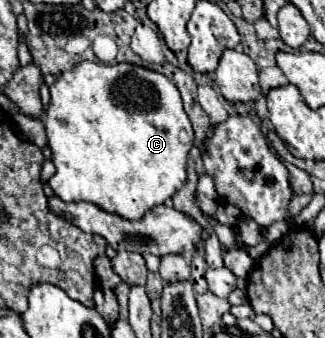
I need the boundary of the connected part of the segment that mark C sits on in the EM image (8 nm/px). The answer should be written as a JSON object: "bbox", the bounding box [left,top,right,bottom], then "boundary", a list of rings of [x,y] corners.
{"bbox":[45,61,193,219],"boundary":[[[79,61],[77,67],[63,71],[51,85],[51,103],[45,111],[45,133],[57,169],[49,185],[63,201],[87,201],[125,219],[141,219],[147,209],[173,197],[187,177],[187,153],[193,145],[191,121],[183,111],[173,81],[147,67]]]}

